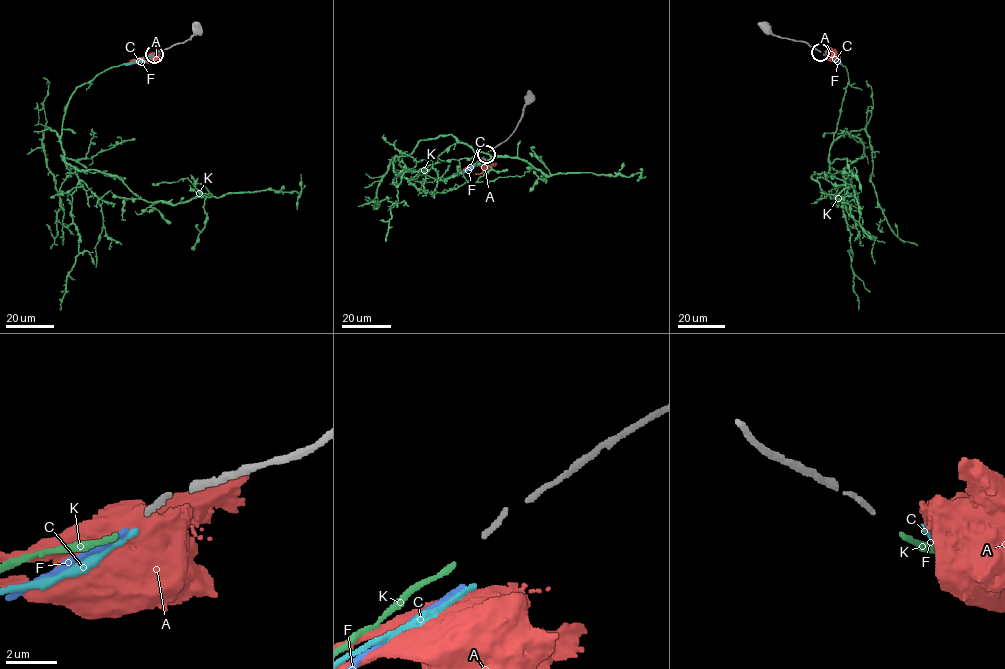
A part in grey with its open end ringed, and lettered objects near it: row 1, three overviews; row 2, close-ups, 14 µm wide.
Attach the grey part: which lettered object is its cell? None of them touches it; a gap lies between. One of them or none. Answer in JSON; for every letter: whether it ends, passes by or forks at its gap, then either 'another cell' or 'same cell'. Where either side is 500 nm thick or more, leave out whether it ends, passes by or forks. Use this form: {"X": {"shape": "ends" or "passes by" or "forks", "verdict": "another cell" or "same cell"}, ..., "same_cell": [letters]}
{"A": {"verdict": "another cell"}, "C": {"shape": "ends", "verdict": "another cell"}, "F": {"shape": "ends", "verdict": "another cell"}, "K": {"shape": "ends", "verdict": "same cell"}, "same_cell": ["K"]}

